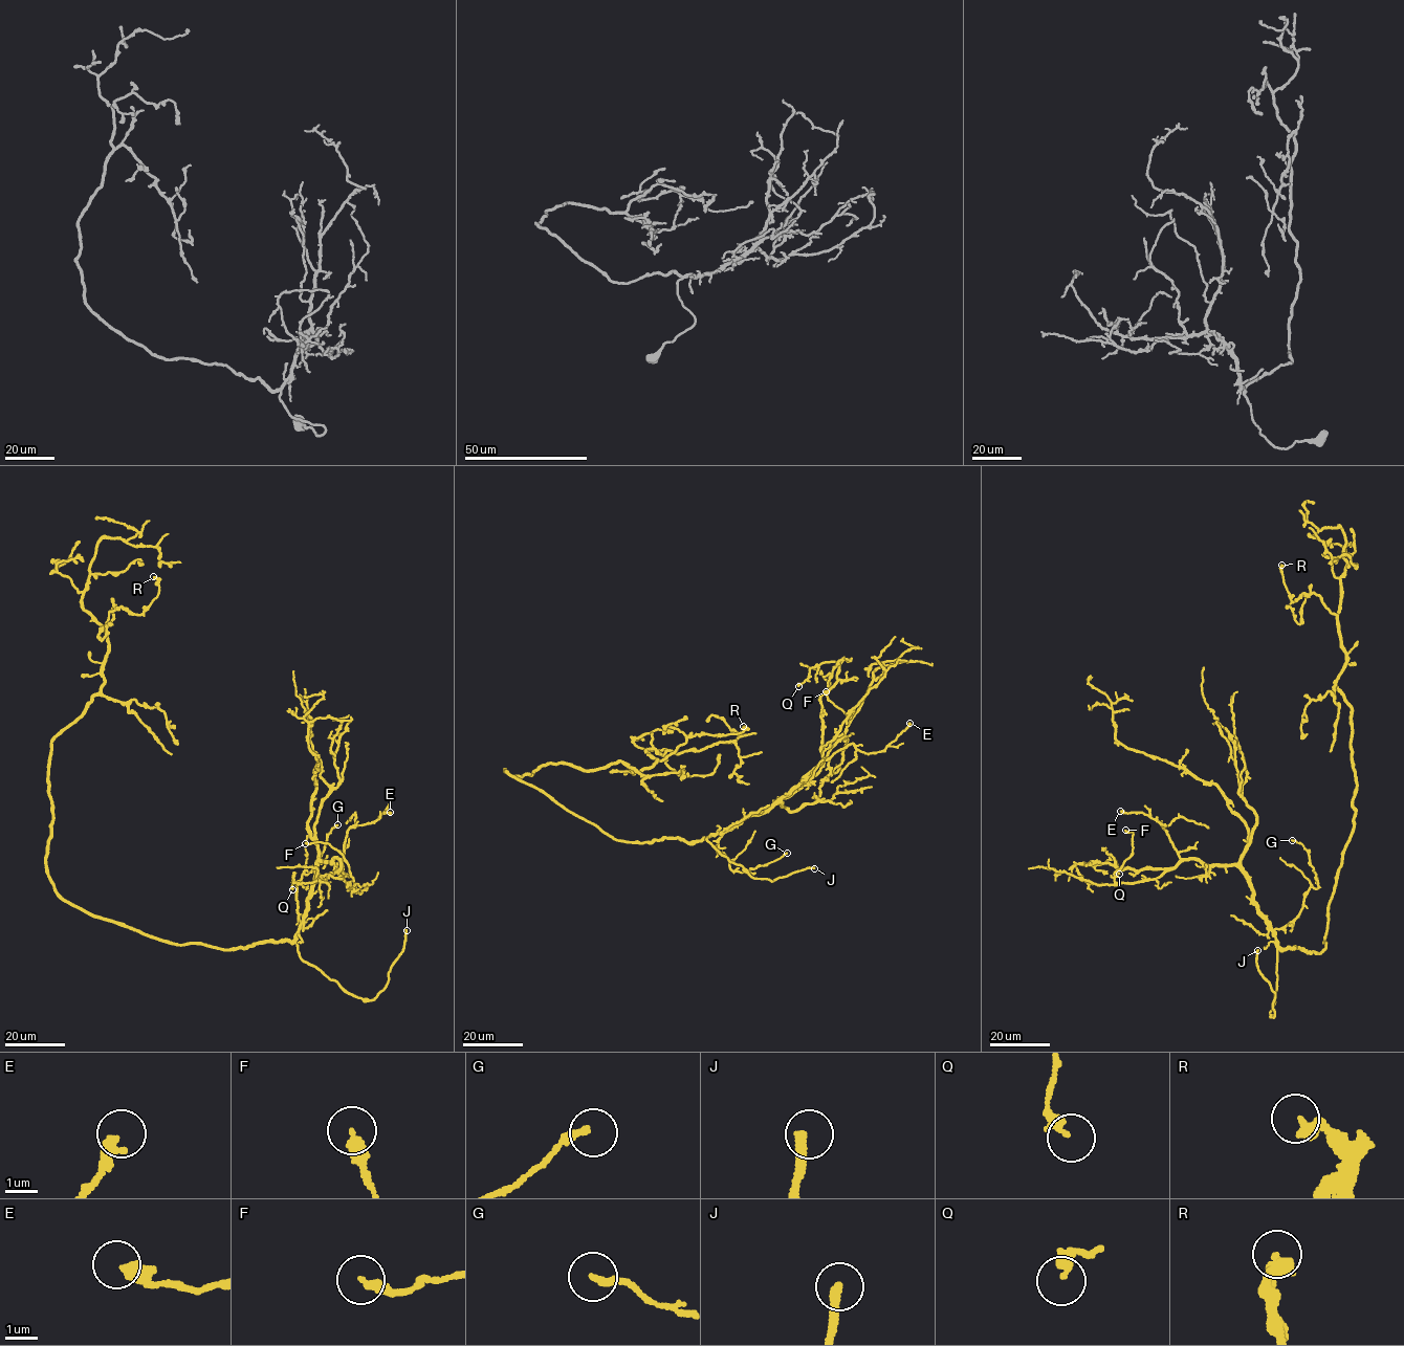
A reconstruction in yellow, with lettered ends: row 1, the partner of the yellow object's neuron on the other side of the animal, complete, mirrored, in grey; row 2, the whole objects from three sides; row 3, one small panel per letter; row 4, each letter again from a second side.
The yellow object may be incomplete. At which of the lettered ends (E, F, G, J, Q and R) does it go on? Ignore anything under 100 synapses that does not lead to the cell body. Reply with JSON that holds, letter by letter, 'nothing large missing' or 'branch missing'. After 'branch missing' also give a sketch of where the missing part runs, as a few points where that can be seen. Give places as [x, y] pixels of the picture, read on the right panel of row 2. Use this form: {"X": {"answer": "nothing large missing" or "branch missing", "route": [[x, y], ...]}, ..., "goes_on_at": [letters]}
{"E": {"answer": "nothing large missing"}, "F": {"answer": "nothing large missing"}, "G": {"answer": "nothing large missing"}, "J": {"answer": "branch missing", "route": [[1257, 950], [1258, 916], [1266, 883], [1264, 833], [1271, 820]]}, "Q": {"answer": "nothing large missing"}, "R": {"answer": "nothing large missing"}, "goes_on_at": ["J"]}

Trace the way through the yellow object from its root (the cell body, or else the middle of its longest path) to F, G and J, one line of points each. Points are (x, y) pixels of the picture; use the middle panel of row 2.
F: (553, 799), (616, 839), (722, 834), (819, 763), (854, 708), (848, 718), (826, 691)
G: (553, 799), (622, 841), (694, 842), (723, 833), (717, 851), (732, 870), (754, 868), (787, 853)
J: (553, 799), (616, 839), (694, 842), (709, 836), (706, 838), (721, 855), (754, 878), (771, 881), (814, 868)

